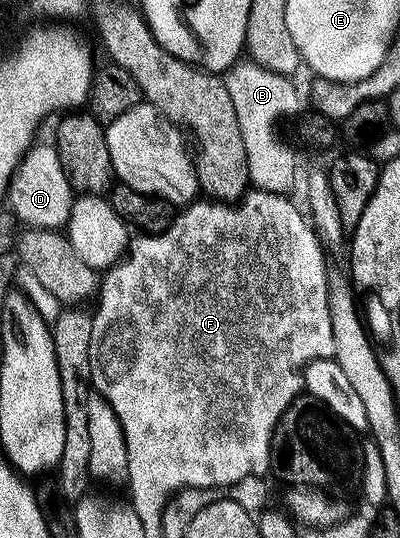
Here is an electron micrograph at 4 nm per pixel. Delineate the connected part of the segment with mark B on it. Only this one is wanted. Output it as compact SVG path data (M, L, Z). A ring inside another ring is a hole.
M250 59L237 61L223 75L223 83L227 87L227 91L233 102L235 115L237 115L237 124L239 124L239 131L241 132L241 138L245 146L250 184L255 189L264 190L269 194L288 194L291 191L289 189L295 183L295 177L297 175L297 159L295 153L279 137L276 129L280 115L283 117L293 115L299 109L299 93L293 81L290 76L268 70Z

